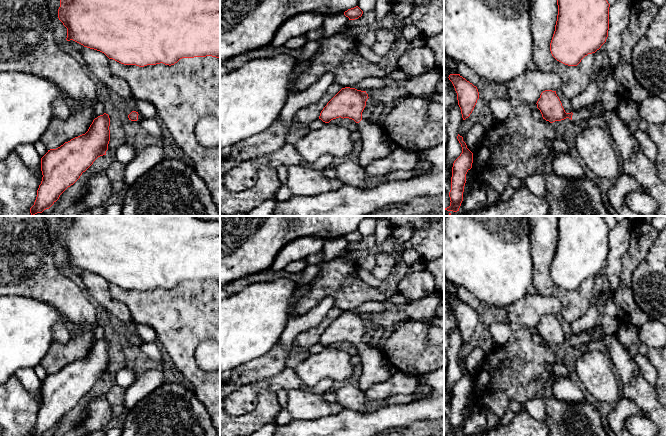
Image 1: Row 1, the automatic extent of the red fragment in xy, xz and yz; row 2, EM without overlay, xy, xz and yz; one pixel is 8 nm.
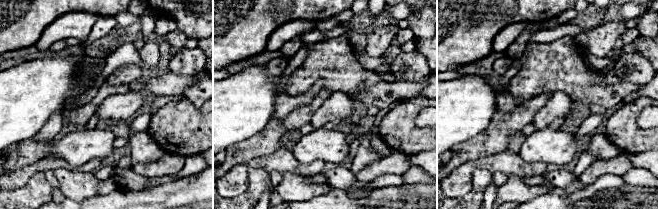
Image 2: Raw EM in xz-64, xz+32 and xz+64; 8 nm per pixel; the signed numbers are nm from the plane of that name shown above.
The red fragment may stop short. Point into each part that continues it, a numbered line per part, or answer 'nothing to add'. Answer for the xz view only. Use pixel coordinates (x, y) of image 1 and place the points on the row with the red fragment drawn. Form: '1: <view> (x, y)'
1: xz (374, 146)

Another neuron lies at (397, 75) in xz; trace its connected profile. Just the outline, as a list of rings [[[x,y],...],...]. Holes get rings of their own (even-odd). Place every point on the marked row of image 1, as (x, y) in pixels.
[[[397,68],[392,72],[387,72],[385,76],[367,78],[355,85],[353,88],[361,91],[379,89],[381,87],[386,86],[391,81],[406,81],[412,78],[412,76],[404,73],[403,71]]]

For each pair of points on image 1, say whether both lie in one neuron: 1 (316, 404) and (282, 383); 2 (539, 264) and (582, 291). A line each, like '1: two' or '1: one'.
1: two
2: one

